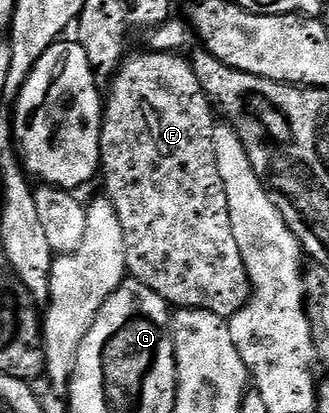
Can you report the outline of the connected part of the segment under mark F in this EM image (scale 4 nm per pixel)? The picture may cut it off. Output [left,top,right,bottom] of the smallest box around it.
[100,50,250,318]

